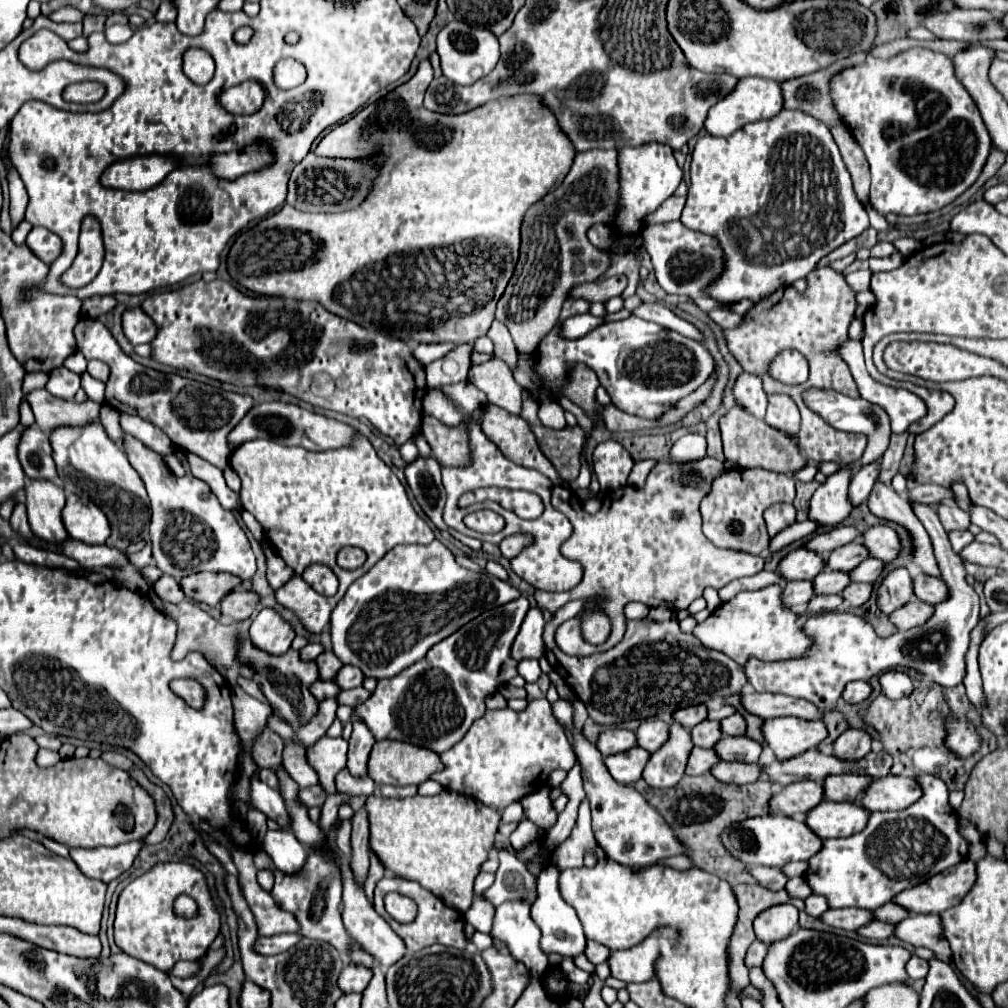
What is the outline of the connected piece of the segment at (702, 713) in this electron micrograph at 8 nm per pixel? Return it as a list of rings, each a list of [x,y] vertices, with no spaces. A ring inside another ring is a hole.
[[[693,705],[693,707],[685,707],[675,711],[675,721],[681,723],[683,727],[695,727],[697,723],[707,719],[707,705]]]

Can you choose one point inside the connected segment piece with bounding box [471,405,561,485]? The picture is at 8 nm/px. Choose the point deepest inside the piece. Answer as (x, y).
(510, 433)

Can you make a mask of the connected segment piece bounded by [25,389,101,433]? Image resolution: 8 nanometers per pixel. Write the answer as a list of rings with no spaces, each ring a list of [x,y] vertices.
[[[35,389],[25,395],[27,403],[33,409],[35,423],[41,431],[49,433],[61,425],[85,425],[99,417],[99,403],[87,399],[85,403],[61,401],[45,389]]]

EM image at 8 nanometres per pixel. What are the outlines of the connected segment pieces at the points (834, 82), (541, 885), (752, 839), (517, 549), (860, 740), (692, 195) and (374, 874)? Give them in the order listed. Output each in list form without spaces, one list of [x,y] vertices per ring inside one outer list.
[[[923,47],[903,51],[891,59],[875,59],[867,55],[861,67],[845,69],[831,79],[831,97],[841,119],[863,147],[871,165],[871,205],[881,215],[919,215],[939,211],[965,193],[979,177],[989,151],[991,137],[979,115],[975,101],[967,95],[963,83],[955,77],[953,61]]]
[[[549,865],[537,881],[537,899],[531,907],[531,917],[535,919],[535,923],[541,929],[541,949],[547,953],[559,953],[559,955],[567,955],[567,957],[577,957],[585,951],[585,943],[587,937],[583,933],[581,921],[577,919],[577,913],[573,911],[573,907],[569,907],[559,893],[557,887],[557,877],[559,877],[559,869],[555,865]]]
[[[777,815],[745,819],[743,823],[729,827],[721,839],[727,851],[749,867],[757,867],[757,865],[783,867],[789,861],[809,861],[823,847],[823,841],[805,823],[795,821],[791,817],[777,817]]]
[[[516,534],[505,537],[499,545],[501,554],[507,559],[518,555],[525,547],[533,542],[533,537],[528,534]]]
[[[847,729],[837,741],[833,755],[839,759],[857,761],[871,751],[871,735],[861,729]]]
[[[783,109],[779,115],[775,115],[773,119],[765,119],[765,121],[757,121],[757,123],[749,123],[743,129],[735,131],[729,137],[713,137],[713,135],[705,135],[697,139],[695,151],[693,151],[693,161],[691,161],[691,187],[687,193],[687,203],[685,209],[681,213],[681,223],[687,225],[689,229],[699,229],[707,235],[713,235],[719,239],[723,251],[725,251],[725,271],[723,275],[713,283],[713,287],[707,289],[707,293],[711,293],[715,299],[723,301],[723,303],[737,303],[741,299],[751,299],[753,303],[759,303],[761,299],[769,297],[773,291],[791,285],[797,279],[803,279],[809,275],[809,271],[815,269],[815,265],[829,255],[833,249],[841,247],[843,243],[847,243],[849,239],[855,239],[857,235],[861,235],[867,227],[869,227],[869,217],[867,211],[863,209],[861,201],[857,199],[853,185],[851,185],[851,175],[841,159],[839,147],[831,137],[831,131],[827,129],[825,123],[817,121],[815,117],[803,113],[803,111],[789,111]]]
[[[371,851],[370,852],[370,867],[368,875],[364,884],[364,891],[369,899],[369,902],[373,904],[373,893],[376,884],[385,875],[385,868],[380,863],[378,857]]]

